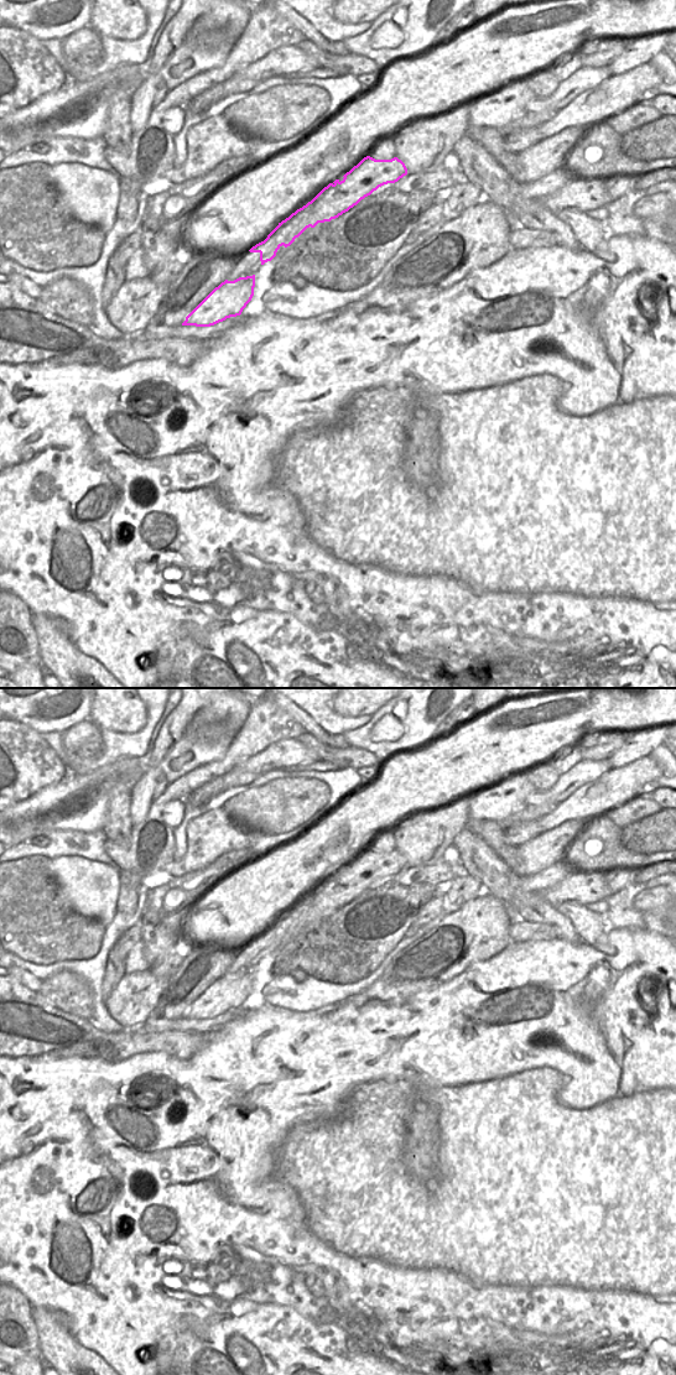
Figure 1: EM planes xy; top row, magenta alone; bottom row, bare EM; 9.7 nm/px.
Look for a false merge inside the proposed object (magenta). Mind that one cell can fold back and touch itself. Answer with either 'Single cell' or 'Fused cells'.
Fused cells.

